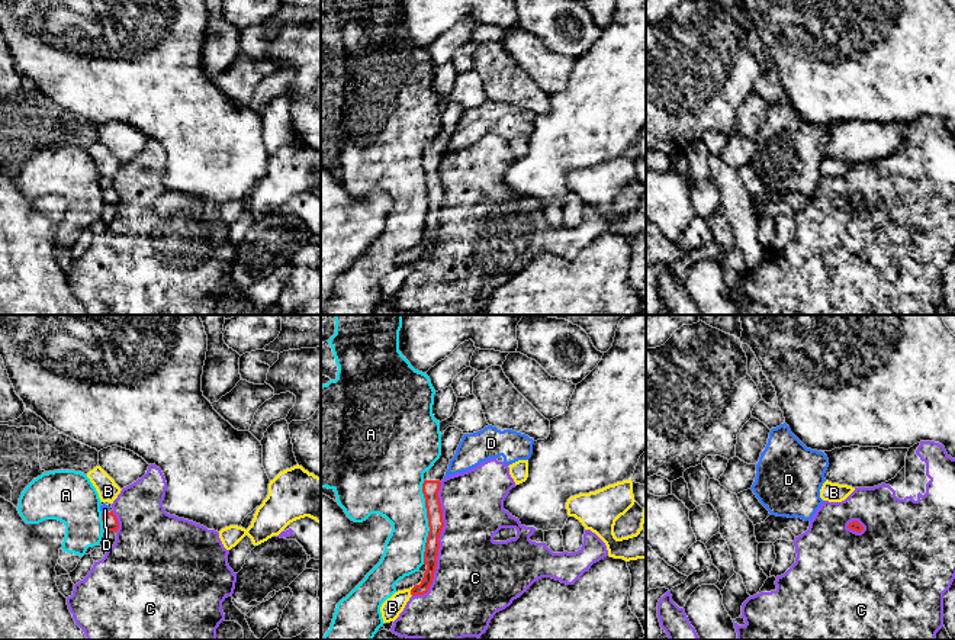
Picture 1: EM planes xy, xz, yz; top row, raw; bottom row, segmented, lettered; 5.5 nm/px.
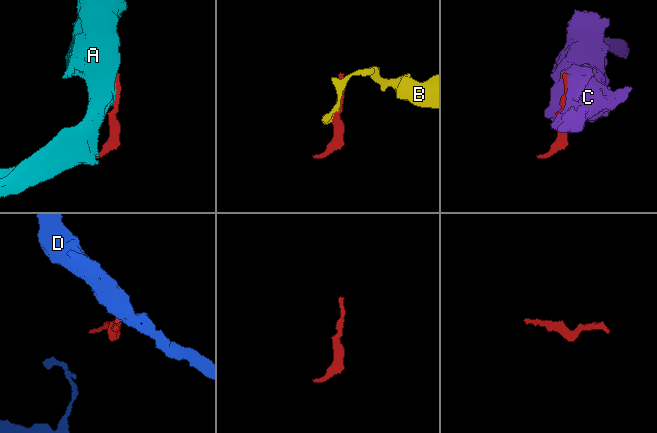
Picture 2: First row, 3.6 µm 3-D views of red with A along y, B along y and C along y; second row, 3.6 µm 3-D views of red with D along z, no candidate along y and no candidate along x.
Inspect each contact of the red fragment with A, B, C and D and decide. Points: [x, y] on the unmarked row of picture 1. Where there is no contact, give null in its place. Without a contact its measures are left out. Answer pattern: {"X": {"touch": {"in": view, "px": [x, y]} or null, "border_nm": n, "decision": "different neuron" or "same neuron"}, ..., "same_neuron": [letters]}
{"A": {"touch": {"in": "xz", "px": [428, 198]}, "border_nm": 460, "decision": "different neuron"}, "B": {"touch": {"in": "xz", "px": [411, 266]}, "border_nm": 60, "decision": "different neuron"}, "C": {"touch": {"in": "xz", "px": [439, 219]}, "border_nm": 650, "decision": "different neuron"}, "D": {"touch": {"in": "xy", "px": [105, 189]}, "border_nm": 40, "decision": "different neuron"}, "same_neuron": []}

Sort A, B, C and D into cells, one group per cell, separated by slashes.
A / B / C / D

